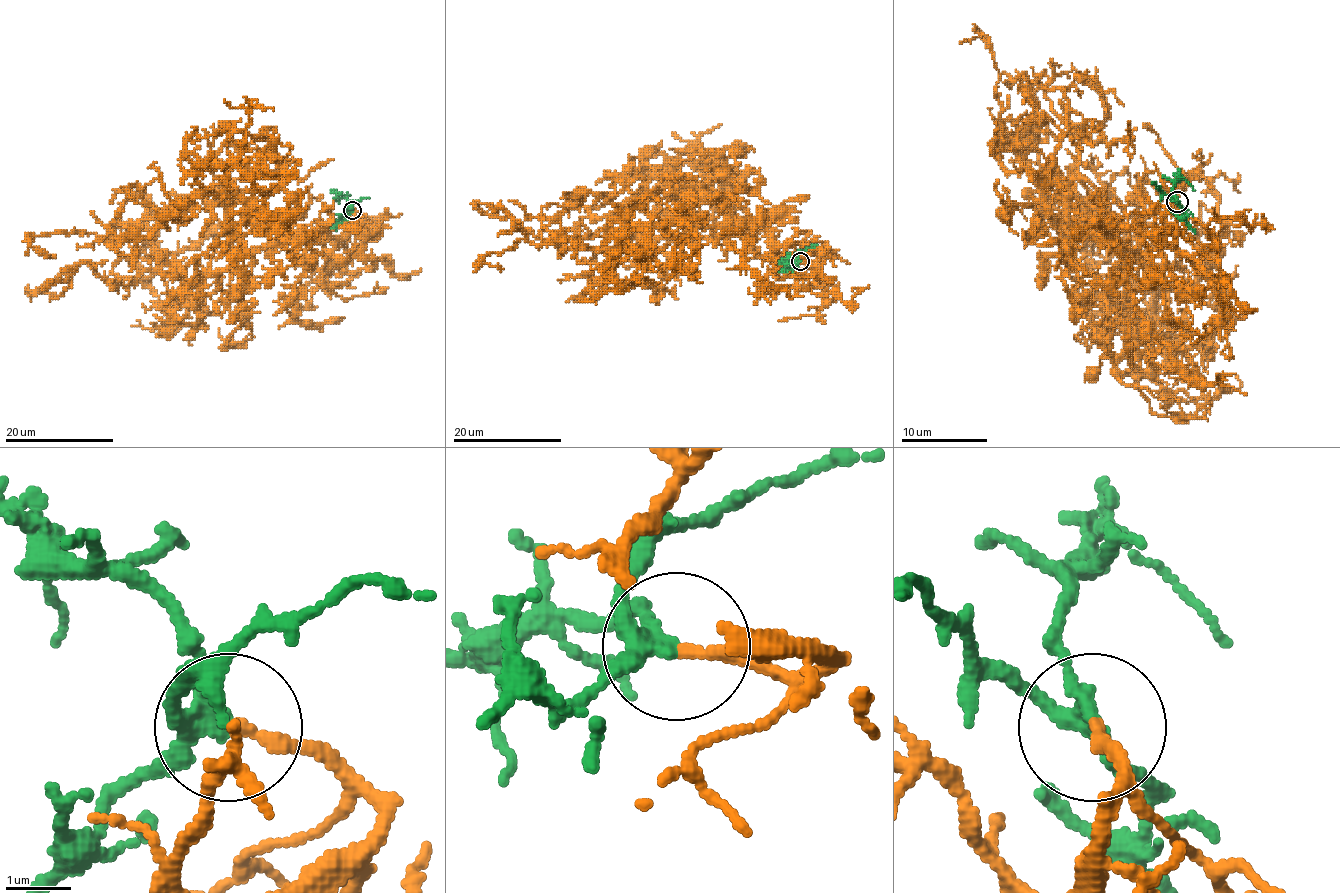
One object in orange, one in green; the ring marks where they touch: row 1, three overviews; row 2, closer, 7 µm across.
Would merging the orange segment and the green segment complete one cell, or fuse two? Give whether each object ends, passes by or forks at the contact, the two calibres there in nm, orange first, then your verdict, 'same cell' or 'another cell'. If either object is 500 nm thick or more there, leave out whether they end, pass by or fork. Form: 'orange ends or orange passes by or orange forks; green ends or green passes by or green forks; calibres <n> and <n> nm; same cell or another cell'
orange ends; green forks; calibres 190 and 200 nm; same cell

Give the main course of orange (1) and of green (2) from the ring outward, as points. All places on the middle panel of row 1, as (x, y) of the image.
1: (800, 261), (812, 263), (782, 253), (761, 223), (654, 177), (590, 237), (550, 244), (504, 219)
2: (800, 261), (796, 256), (800, 252), (817, 245)

